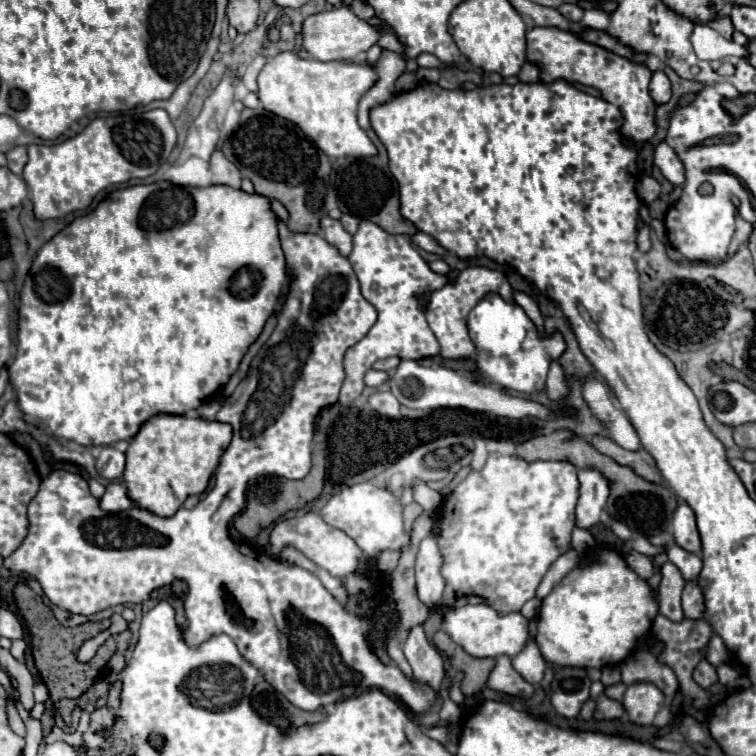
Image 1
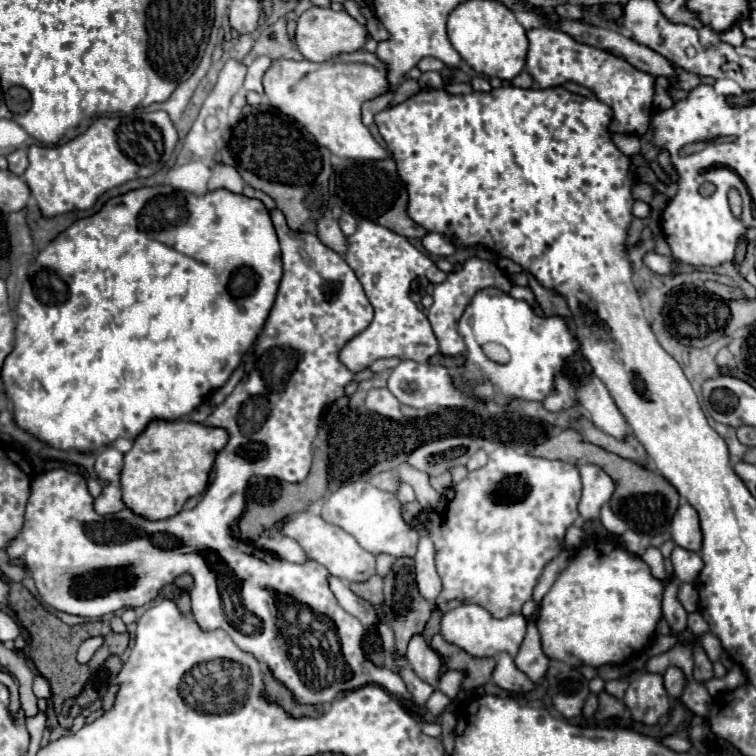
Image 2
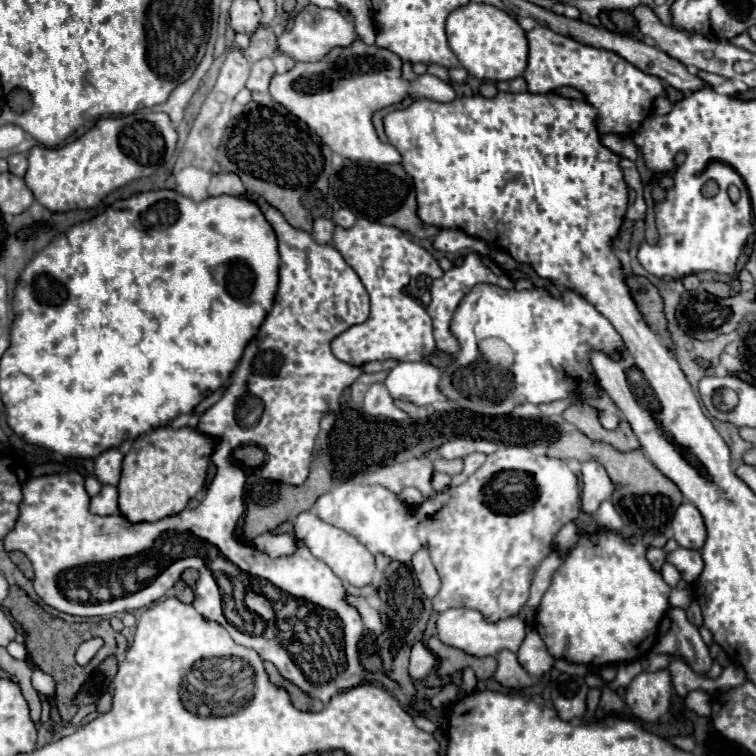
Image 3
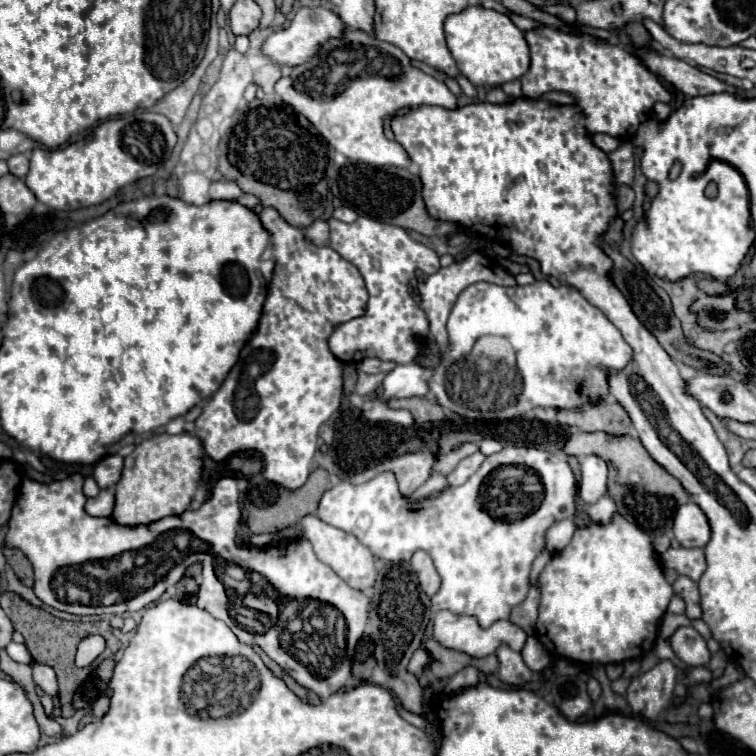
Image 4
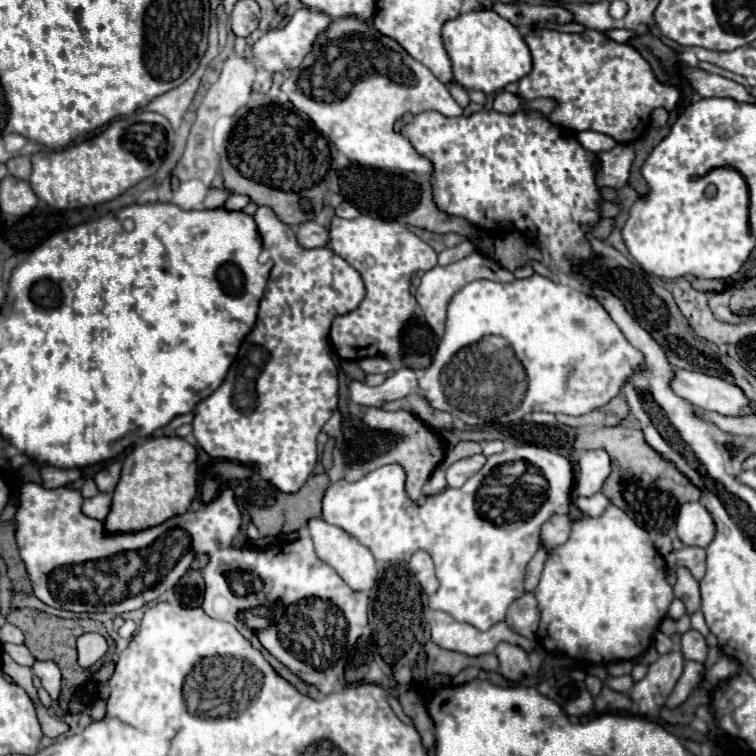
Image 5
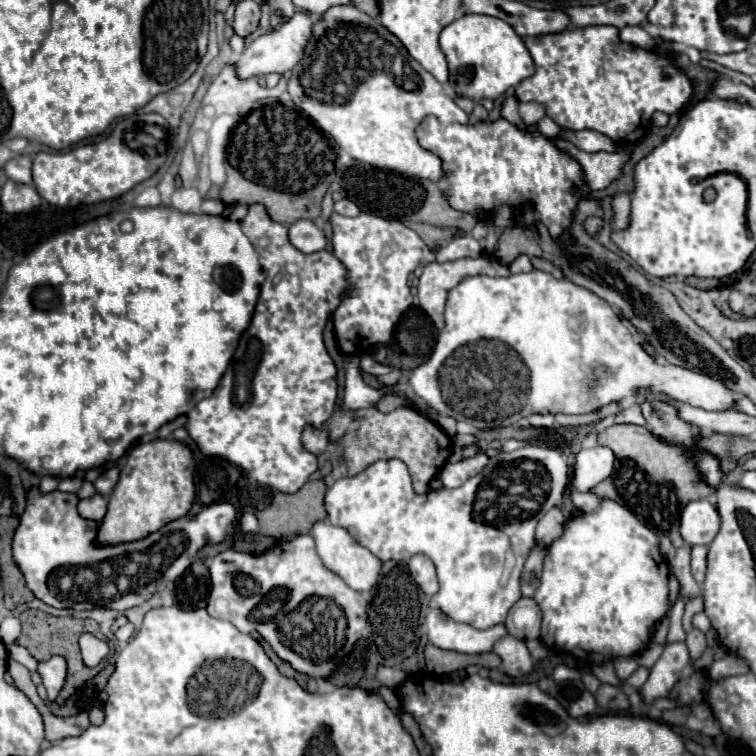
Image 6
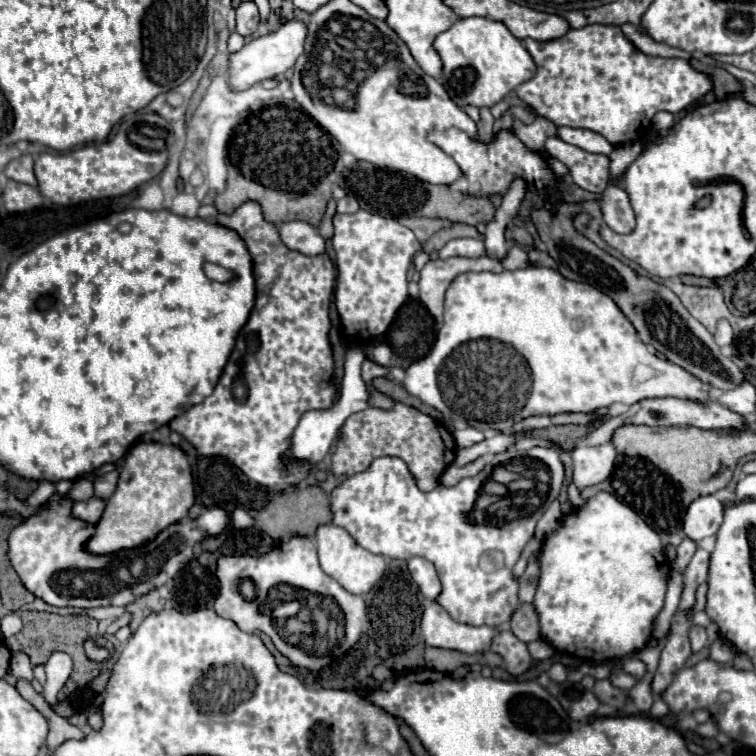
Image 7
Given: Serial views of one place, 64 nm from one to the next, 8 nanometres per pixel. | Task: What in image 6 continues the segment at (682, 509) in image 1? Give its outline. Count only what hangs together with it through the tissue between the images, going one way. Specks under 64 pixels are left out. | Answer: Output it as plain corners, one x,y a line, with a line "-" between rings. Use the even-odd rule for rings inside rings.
694,500
684,506
680,518
680,534
686,544
710,544
720,530
720,516
712,502

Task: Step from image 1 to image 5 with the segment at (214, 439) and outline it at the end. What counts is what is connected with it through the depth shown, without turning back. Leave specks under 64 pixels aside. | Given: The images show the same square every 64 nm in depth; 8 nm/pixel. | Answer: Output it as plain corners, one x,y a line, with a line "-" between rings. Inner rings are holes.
158,436
158,438
150,438
144,444
136,446
134,450
130,450
124,458
124,468
122,468
122,476
120,482
116,484
114,490
114,498
112,498
112,510
106,516
106,528
108,532
138,532
140,528
152,528
156,524
162,524
164,520
184,514
190,508
190,502
196,494
196,448
186,442
180,436

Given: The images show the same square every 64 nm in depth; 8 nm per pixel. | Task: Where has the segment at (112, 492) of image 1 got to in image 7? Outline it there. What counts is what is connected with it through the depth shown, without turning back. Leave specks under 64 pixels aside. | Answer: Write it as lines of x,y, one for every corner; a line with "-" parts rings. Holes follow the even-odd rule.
90,498
90,500
84,500
84,502
74,502
74,508
72,508
72,516
84,520
84,522
90,522
90,524
96,524
100,518
102,518
102,512
106,508
106,502
102,498

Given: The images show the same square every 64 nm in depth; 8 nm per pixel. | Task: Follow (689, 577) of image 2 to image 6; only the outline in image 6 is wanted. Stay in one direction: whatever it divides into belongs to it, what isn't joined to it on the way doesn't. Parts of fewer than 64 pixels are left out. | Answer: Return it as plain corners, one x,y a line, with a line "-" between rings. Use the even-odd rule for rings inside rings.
692,546
690,550
690,564
692,564
692,576
698,584
704,582
704,574
706,574
706,554
708,548
706,546

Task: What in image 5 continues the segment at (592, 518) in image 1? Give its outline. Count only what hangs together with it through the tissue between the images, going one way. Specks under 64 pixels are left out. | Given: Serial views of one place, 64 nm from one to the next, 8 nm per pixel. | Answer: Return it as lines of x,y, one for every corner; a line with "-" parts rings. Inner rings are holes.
588,450
578,458
580,476
576,478
578,496
594,496
602,490
604,480
610,474
610,460
604,450

